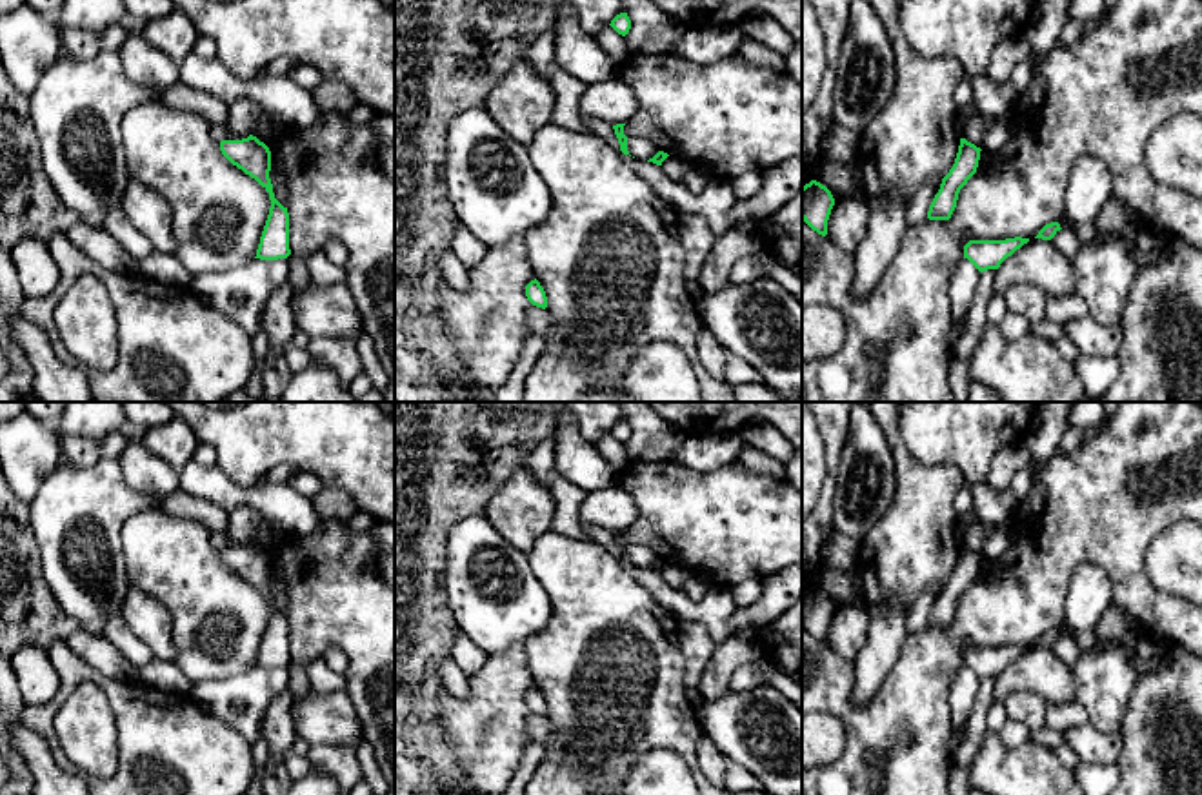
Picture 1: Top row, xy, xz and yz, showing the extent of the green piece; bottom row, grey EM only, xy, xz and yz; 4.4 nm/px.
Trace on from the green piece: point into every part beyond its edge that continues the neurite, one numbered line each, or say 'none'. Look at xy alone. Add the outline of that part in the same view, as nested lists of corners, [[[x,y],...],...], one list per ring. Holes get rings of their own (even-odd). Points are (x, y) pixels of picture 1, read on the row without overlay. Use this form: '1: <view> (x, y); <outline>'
none

